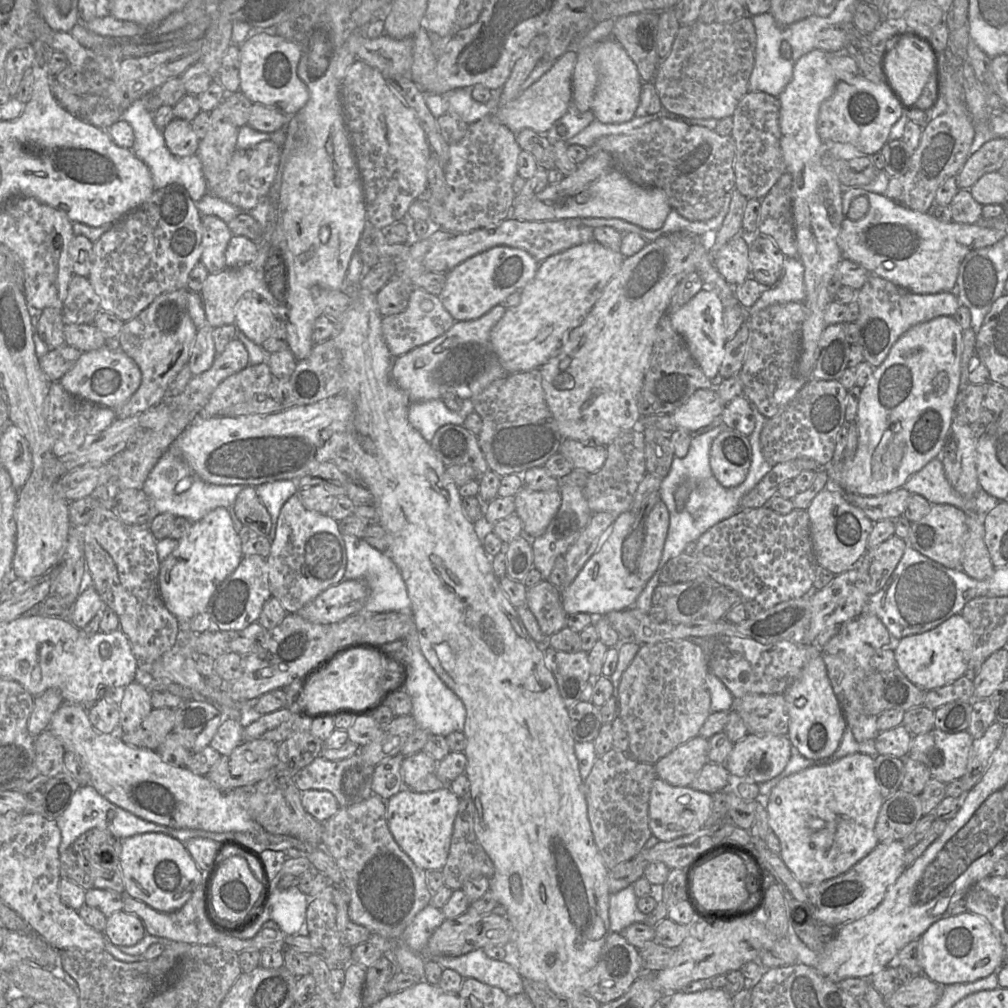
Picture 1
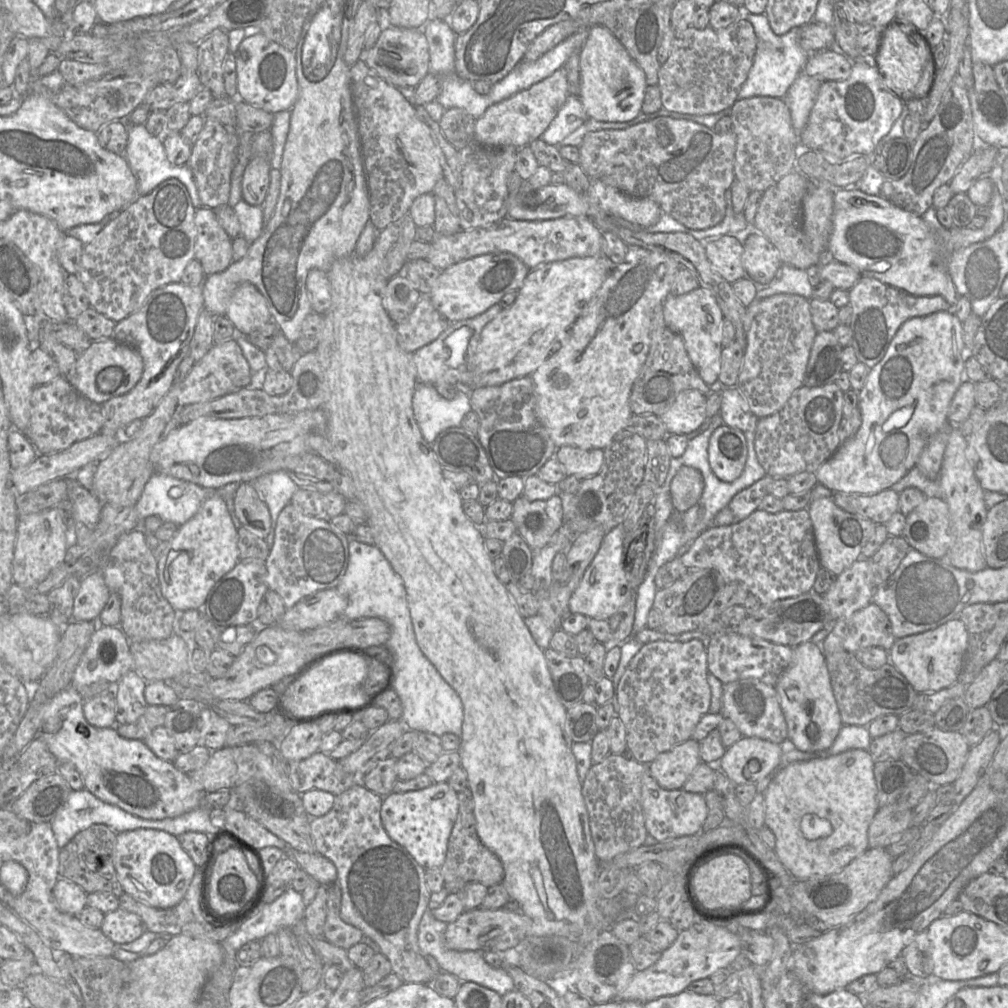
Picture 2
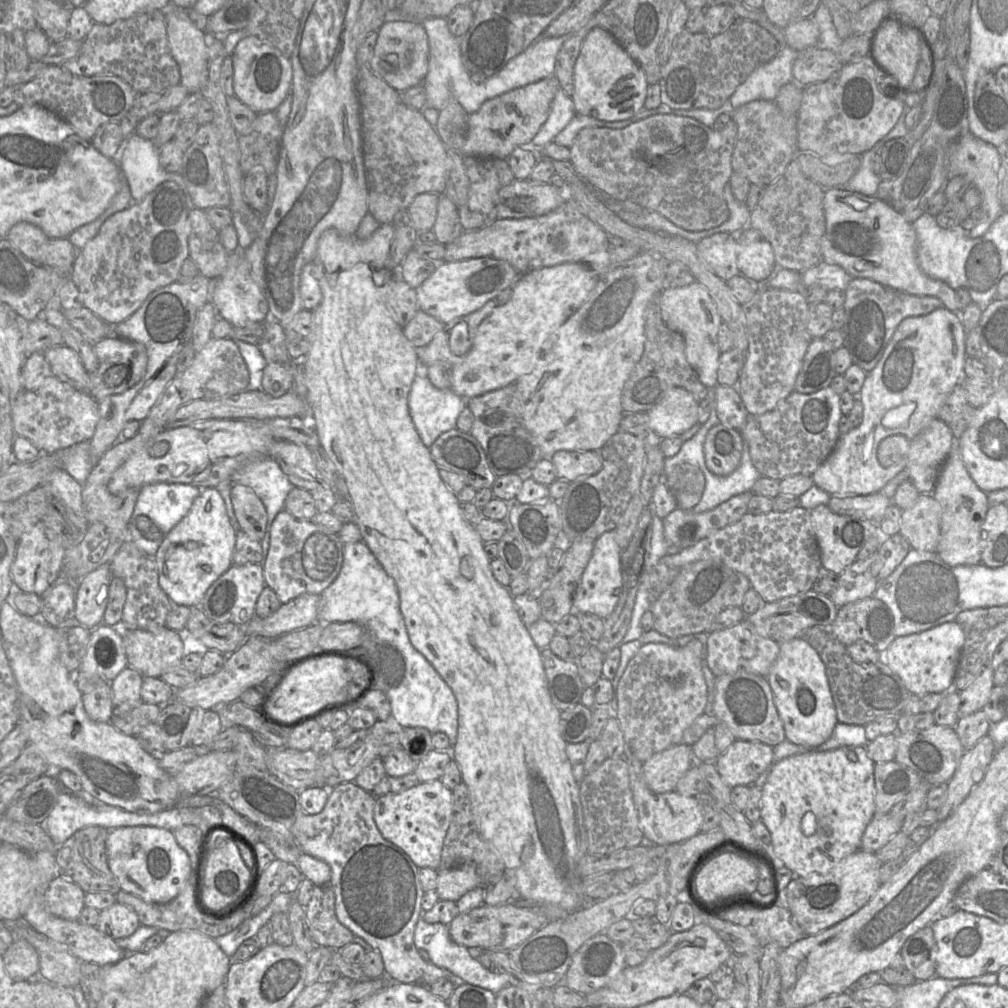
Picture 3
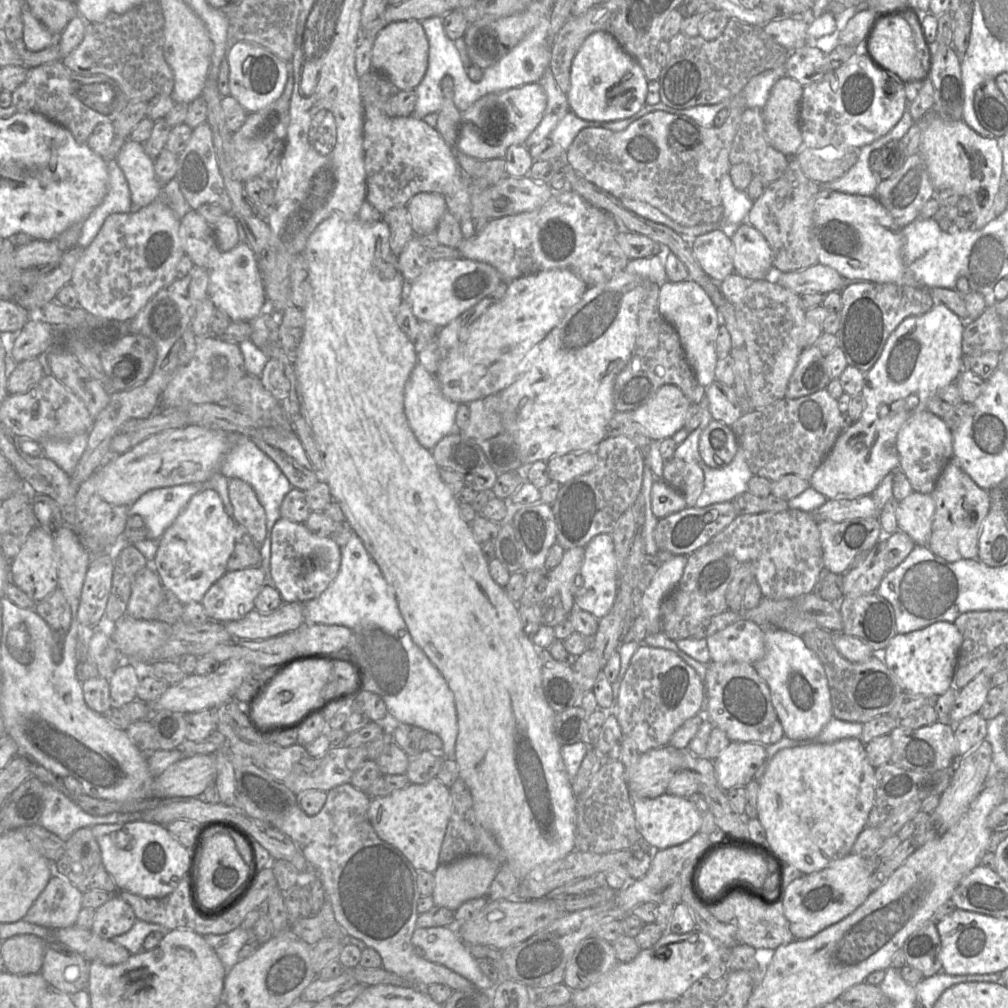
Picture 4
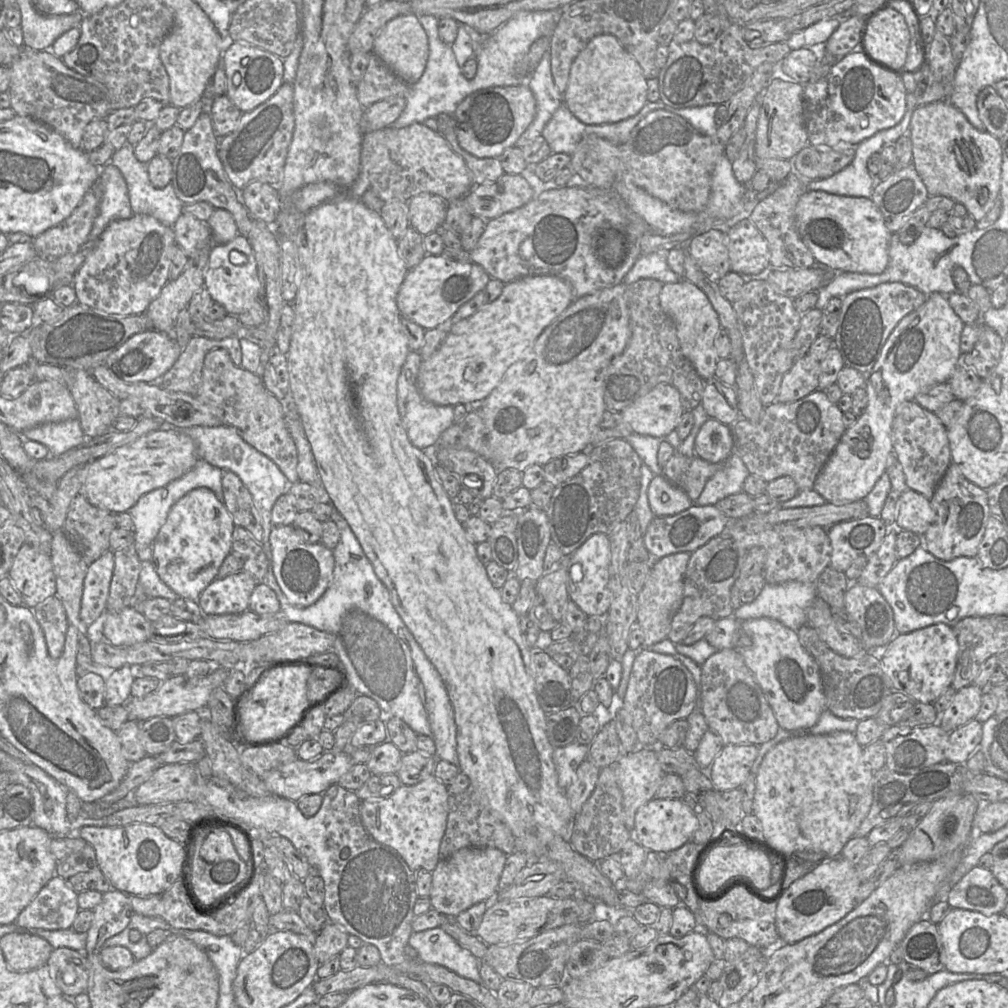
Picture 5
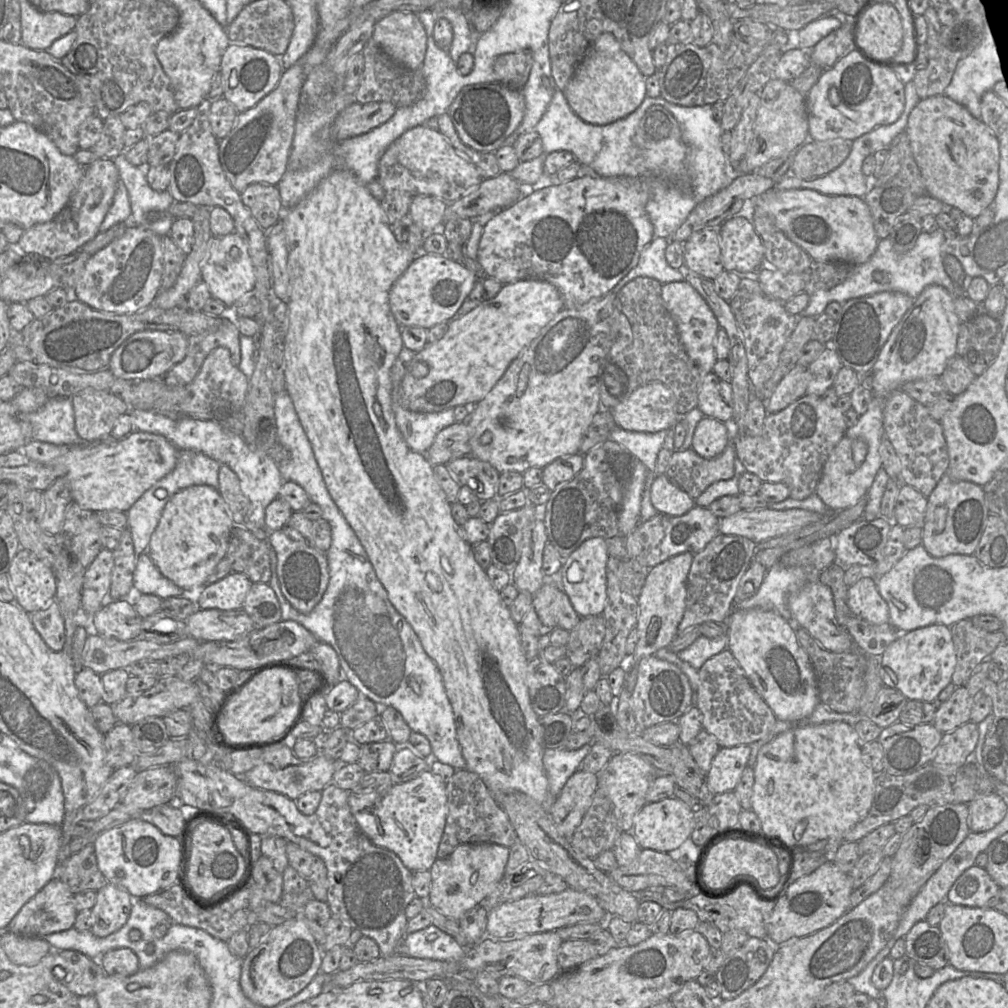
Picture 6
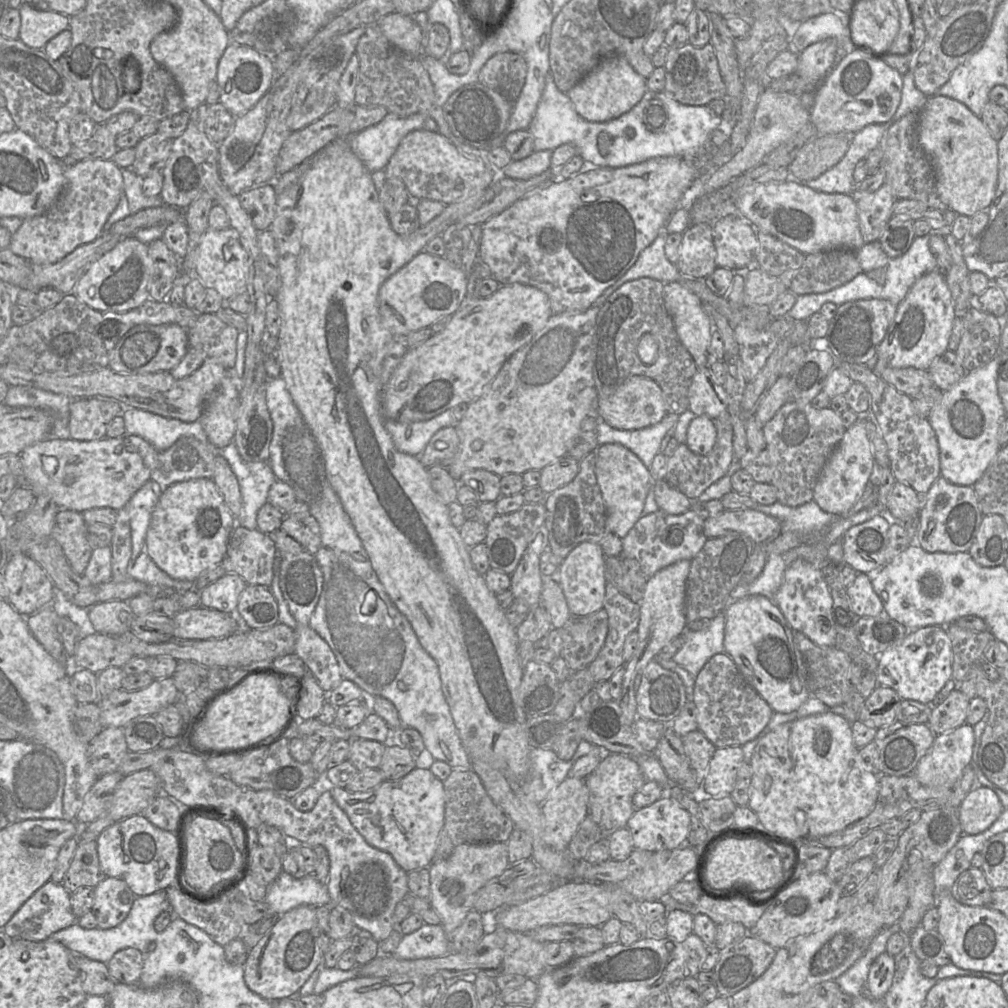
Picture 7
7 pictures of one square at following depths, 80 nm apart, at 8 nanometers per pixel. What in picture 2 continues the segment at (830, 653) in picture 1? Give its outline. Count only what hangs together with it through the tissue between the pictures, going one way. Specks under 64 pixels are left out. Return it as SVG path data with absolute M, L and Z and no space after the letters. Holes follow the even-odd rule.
M871 601L850 616L834 621L821 648L823 654L855 654L868 647L881 647L888 651L895 640L888 616Z

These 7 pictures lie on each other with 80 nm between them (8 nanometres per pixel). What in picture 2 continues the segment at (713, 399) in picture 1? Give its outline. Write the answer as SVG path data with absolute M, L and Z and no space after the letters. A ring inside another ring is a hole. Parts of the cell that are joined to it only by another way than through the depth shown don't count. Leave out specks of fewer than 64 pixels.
M684 390L670 408L659 416L667 433L688 435L706 419L706 396L698 390Z

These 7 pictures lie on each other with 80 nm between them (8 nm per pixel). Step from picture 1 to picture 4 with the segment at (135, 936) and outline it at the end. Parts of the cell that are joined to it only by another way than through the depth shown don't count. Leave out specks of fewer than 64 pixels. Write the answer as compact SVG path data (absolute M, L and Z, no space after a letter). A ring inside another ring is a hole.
M115 893L95 910L91 930L103 939L112 939L128 932L136 920L132 907Z

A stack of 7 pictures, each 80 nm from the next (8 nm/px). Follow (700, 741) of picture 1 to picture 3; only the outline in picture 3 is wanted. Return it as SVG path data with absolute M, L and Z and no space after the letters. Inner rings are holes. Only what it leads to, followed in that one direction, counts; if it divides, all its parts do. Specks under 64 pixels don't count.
M684 743L674 744L643 763L646 784L657 794L673 791L679 779L693 764L692 747Z

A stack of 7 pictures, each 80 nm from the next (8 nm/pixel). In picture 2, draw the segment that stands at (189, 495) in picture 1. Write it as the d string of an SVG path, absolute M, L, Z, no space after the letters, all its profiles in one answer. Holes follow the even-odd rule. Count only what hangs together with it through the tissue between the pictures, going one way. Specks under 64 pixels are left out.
M154 472L151 478L146 482L140 498L135 504L137 515L140 520L145 520L148 516L158 516L163 522L172 522L178 526L189 521L198 511L203 502L214 494L220 495L226 502L230 517L234 527L239 529L242 524L236 516L234 510L234 494L239 483L228 483L220 489L207 489L192 482L187 482L178 478L174 478L163 473ZM179 487L182 493L179 497L171 495L173 488Z

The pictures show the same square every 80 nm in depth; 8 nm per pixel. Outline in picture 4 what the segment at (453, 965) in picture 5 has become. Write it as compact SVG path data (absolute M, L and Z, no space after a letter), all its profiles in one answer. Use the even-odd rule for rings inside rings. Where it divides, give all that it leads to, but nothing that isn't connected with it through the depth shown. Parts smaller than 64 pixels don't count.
M454 927L416 928L412 934L415 947L424 950L424 958L441 964L469 980L476 989L491 992L498 982L490 980L479 968Z

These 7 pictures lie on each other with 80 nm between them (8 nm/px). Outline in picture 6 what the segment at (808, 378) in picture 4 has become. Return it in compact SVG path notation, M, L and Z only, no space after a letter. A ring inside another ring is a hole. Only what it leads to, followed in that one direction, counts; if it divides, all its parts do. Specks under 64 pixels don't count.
M795 365L779 382L771 397L764 403L767 414L777 413L806 394L807 367Z

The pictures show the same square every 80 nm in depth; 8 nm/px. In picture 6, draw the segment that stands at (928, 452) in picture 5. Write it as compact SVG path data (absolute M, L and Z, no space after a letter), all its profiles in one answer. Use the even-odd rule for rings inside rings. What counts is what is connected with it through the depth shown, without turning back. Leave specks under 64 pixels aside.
M901 390L892 392L883 406L884 437L893 446L901 463L900 483L909 485L927 497L946 473L949 456L940 422L935 421L926 406Z

